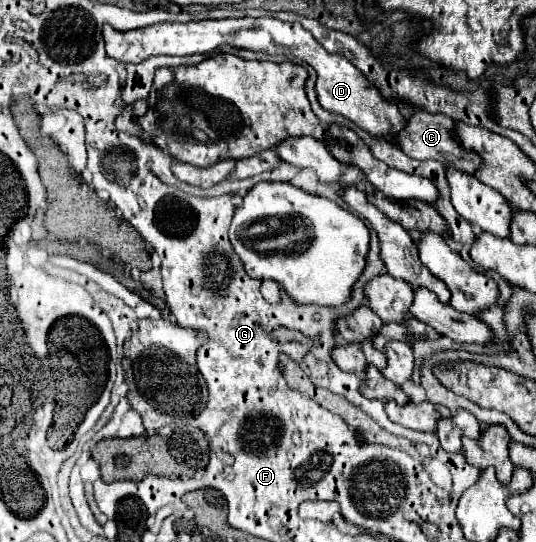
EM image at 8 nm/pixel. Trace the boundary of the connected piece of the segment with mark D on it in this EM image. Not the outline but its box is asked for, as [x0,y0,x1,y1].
[104,18,406,142]

